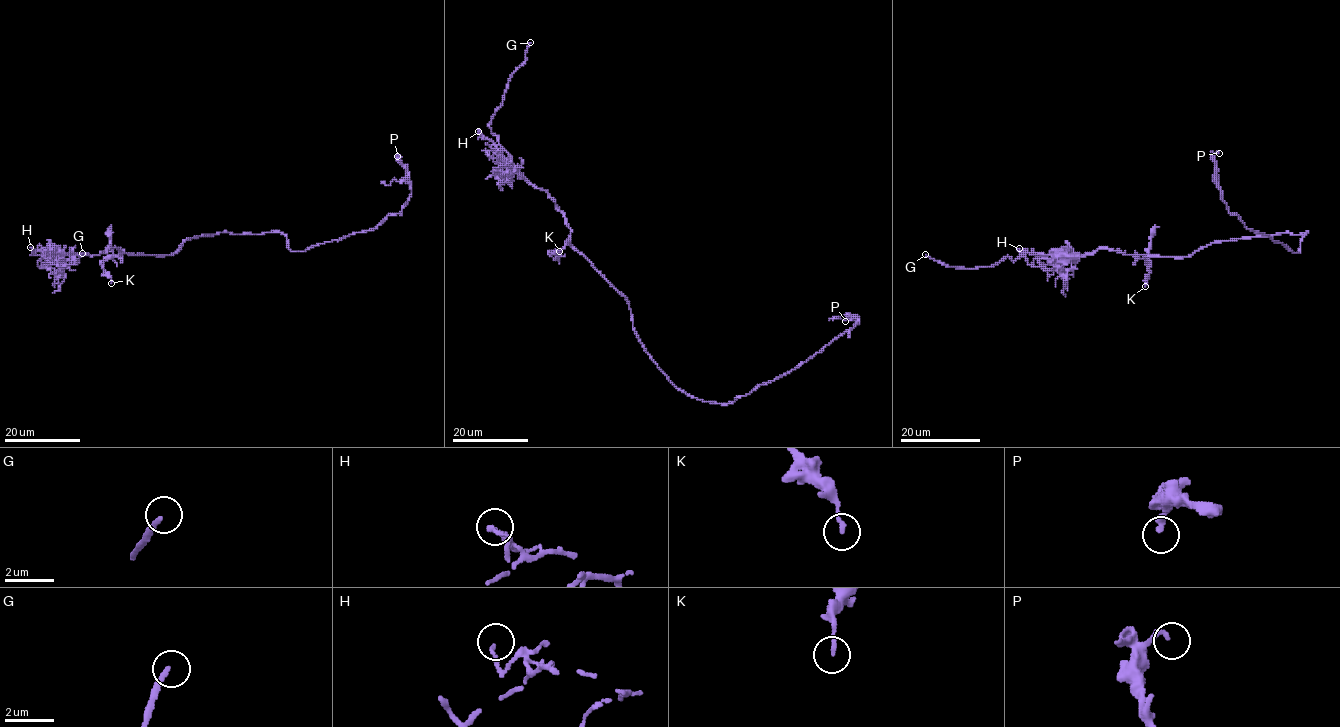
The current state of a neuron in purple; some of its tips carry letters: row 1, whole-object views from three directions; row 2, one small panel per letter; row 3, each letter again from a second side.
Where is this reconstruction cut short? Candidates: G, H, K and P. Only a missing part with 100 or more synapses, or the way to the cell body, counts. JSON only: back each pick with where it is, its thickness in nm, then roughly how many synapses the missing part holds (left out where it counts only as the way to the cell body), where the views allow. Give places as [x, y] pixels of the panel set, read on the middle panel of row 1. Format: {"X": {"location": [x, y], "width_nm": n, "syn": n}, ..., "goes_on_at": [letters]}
{"G": {"location": [530, 42], "width_nm": 190}, "goes_on_at": ["G"]}

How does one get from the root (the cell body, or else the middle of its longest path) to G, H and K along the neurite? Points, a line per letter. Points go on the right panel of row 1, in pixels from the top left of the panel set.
G: (1215, 241), (1184, 257), (1106, 248), (1059, 255), (1054, 270), (1031, 266), (1023, 256), (956, 268), (925, 254)
H: (1215, 241), (1184, 257), (1126, 255), (1106, 248), (1083, 256), (1043, 255), (1020, 252), (1019, 248)
K: (1215, 241), (1184, 257), (1140, 255), (1138, 257), (1148, 263), (1149, 276), (1145, 286)

